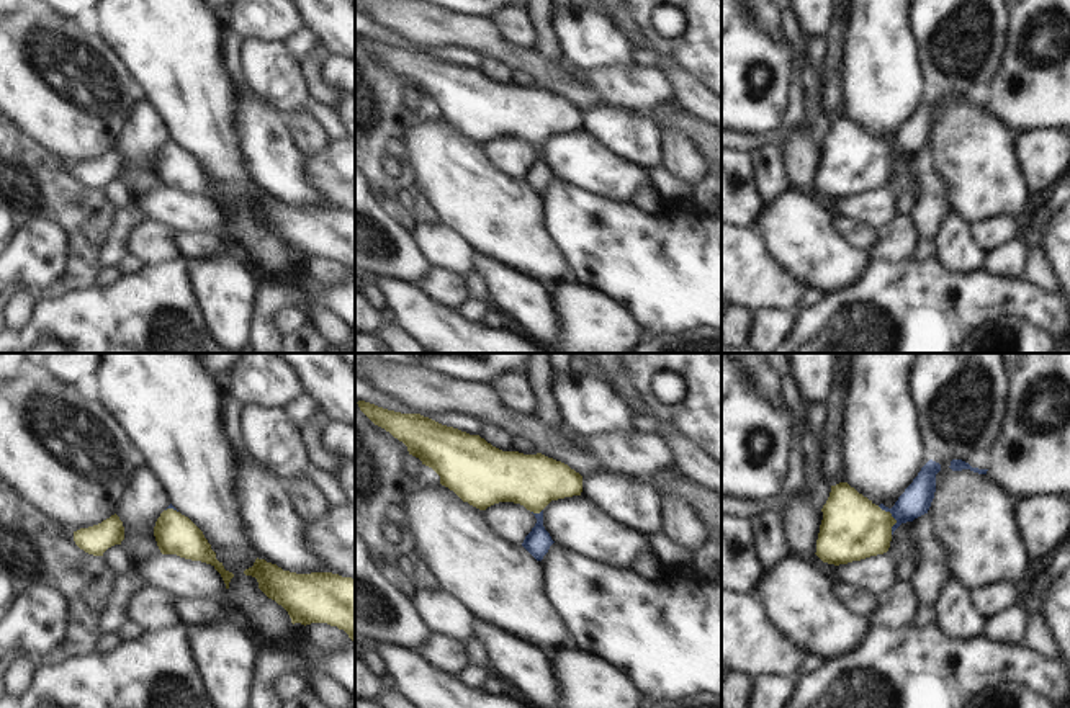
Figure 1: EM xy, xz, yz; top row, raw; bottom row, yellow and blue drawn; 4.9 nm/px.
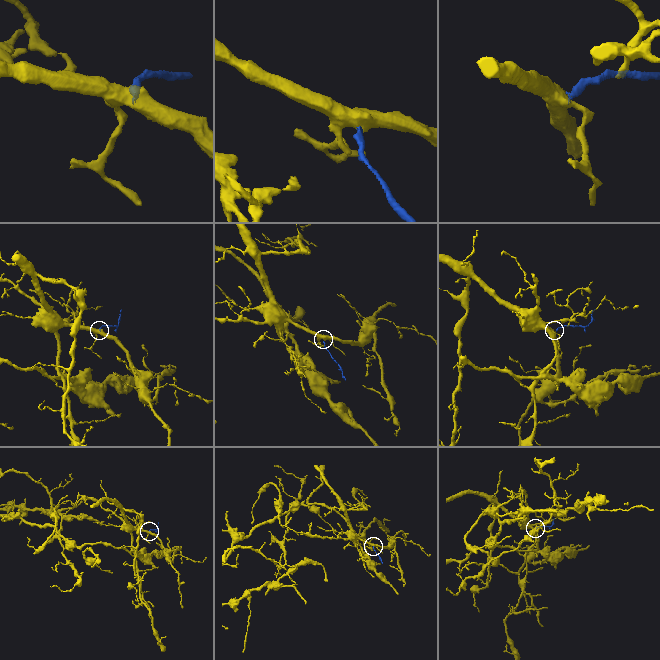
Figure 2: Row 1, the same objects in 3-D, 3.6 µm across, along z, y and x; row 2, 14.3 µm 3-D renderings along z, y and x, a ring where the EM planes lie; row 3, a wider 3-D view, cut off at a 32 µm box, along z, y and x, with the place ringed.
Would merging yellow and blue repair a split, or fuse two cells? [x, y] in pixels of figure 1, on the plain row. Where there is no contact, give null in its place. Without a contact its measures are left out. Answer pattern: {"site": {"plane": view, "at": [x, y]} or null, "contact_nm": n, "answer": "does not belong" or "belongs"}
{"site": {"plane": "yz", "at": [892, 151]}, "contact_nm": 160, "answer": "belongs"}

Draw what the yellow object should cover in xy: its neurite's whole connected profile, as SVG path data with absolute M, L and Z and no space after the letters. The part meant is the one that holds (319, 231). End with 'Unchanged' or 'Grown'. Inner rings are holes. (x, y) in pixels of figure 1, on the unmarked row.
M259 191L244 208L257 213L259 222L288 245L293 258L327 257L344 263L355 276L355 213L332 206L296 208Z. Unchanged.

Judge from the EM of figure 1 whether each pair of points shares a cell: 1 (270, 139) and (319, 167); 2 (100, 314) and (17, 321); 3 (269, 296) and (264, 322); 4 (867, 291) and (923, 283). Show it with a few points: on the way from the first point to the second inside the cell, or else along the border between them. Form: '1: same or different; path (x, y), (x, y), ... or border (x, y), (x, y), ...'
1: different; border (305, 159), (306, 179), (321, 195)
2: different; border (36, 303), (31, 316), (17, 331)
3: same; path (269, 303), (264, 316)
4: same; path (881, 291), (910, 291)

